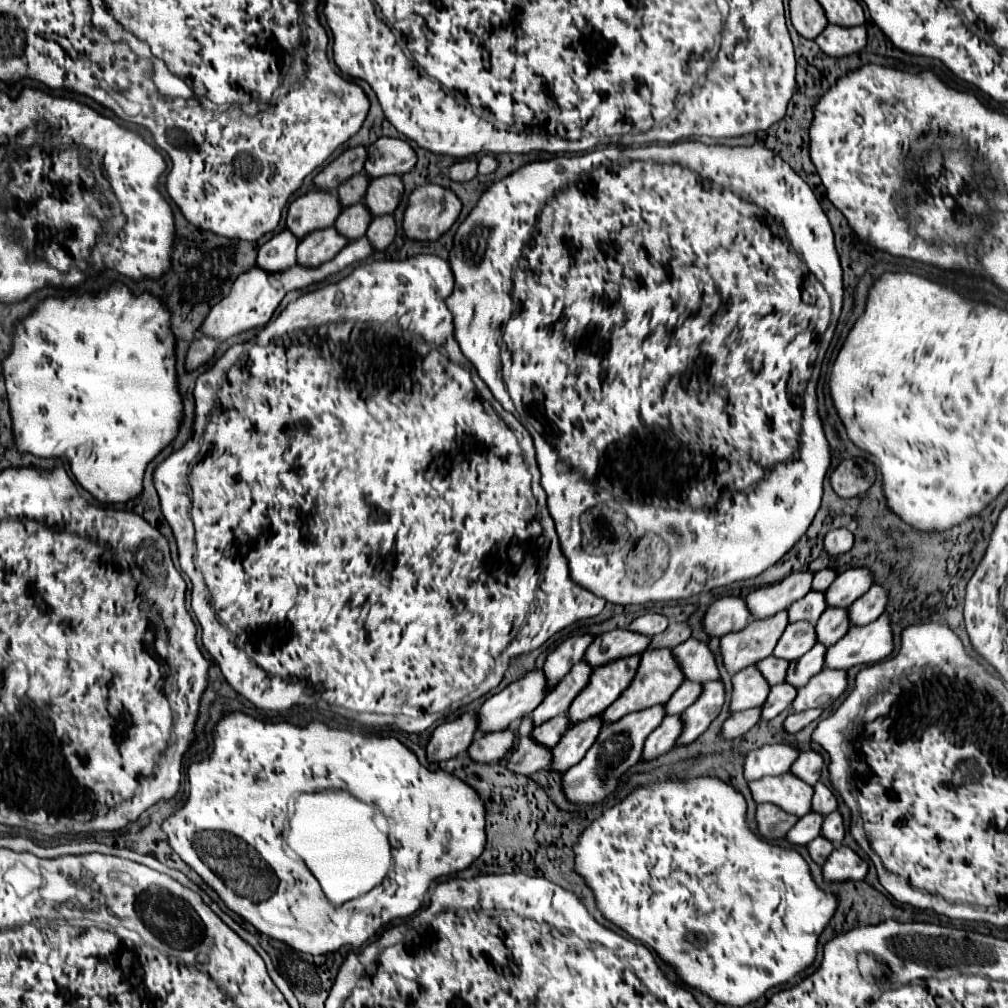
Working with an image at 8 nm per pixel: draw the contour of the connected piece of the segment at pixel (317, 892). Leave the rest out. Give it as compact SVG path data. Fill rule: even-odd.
M229 713L215 725L215 749L205 761L205 775L201 777L199 773L197 777L197 765L191 765L189 785L189 801L163 823L163 831L167 833L173 851L219 893L233 913L241 915L271 939L279 939L309 955L325 955L337 951L341 945L361 947L391 919L413 915L423 905L425 891L433 879L469 867L485 847L485 807L467 783L445 771L425 769L395 737L331 729L321 721L313 721L307 727L295 727L291 723L263 723L243 713ZM327 787L343 787L349 797L355 797L357 811L375 813L373 821L387 837L389 828L395 855L395 863L379 887L339 907L327 903L317 879L303 867L303 861L289 859L281 849L281 833L291 795L325 791Z

